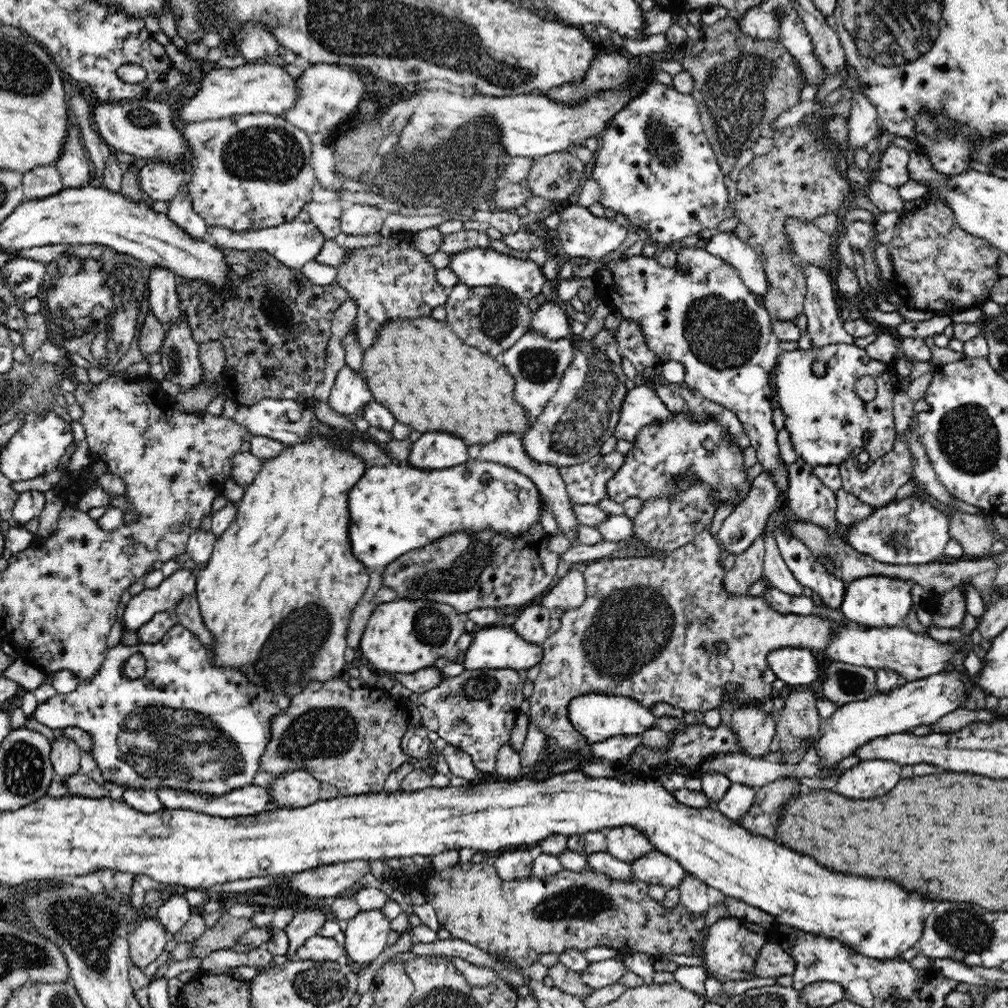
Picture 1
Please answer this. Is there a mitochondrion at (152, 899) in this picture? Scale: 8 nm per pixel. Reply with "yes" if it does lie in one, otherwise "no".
no

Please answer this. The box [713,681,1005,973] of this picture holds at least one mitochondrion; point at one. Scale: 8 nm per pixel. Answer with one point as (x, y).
(963, 928)

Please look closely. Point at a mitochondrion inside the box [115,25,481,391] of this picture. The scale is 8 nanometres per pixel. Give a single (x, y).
(263, 153)

